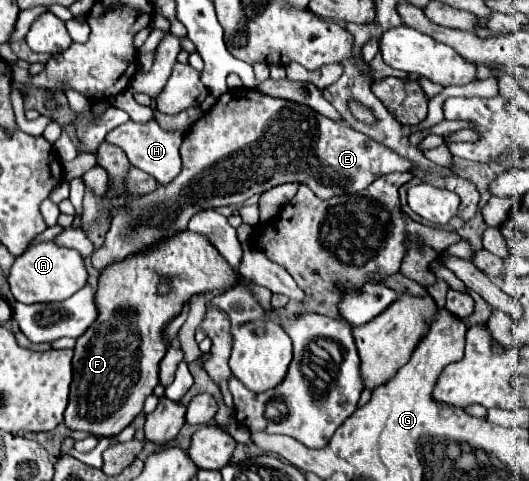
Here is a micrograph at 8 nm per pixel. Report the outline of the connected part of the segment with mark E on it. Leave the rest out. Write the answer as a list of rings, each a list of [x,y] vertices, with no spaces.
[[[244,87],[224,93],[216,101],[216,105],[186,131],[180,155],[184,169],[170,185],[158,187],[148,195],[136,197],[136,201],[130,201],[126,207],[122,207],[122,211],[114,213],[104,245],[92,253],[92,265],[96,269],[104,269],[116,259],[128,257],[138,249],[146,249],[146,245],[152,245],[162,237],[170,237],[178,231],[184,231],[190,217],[202,209],[244,203],[246,199],[282,183],[304,183],[320,199],[330,199],[340,193],[362,191],[380,175],[392,171],[408,171],[412,167],[412,163],[398,157],[394,151],[382,147],[380,143],[370,141],[370,137],[366,137],[364,133],[350,129],[344,121],[330,121],[328,117],[314,113],[314,109],[306,105],[266,97]]]

